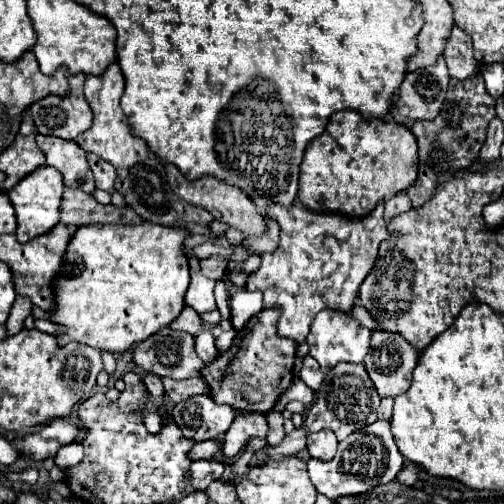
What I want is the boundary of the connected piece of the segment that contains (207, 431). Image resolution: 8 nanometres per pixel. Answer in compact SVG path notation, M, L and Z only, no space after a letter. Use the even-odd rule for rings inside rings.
M190 396L172 408L172 418L186 438L200 442L224 438L234 420L234 410L224 404L214 404L210 396Z

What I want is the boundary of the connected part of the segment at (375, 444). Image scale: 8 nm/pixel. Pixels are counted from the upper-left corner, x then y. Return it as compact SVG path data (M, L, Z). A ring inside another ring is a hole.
M376 420L374 424L358 430L358 434L352 434L344 442L338 444L338 452L332 460L308 460L308 474L316 490L330 500L336 500L338 496L346 494L362 494L370 488L376 488L378 484L392 482L396 474L402 470L404 456L398 452L398 446L394 444L394 436L390 432L388 420Z

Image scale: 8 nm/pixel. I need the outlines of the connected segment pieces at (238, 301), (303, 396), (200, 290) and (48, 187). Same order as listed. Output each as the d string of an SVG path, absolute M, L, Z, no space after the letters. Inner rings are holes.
M238 290L232 300L232 326L236 330L242 330L246 322L262 310L262 292L250 292L250 290Z
M294 378L292 380L292 384L290 384L290 388L278 398L278 402L276 402L276 410L280 410L280 412L284 412L284 408L286 408L286 404L288 402L294 402L294 400L298 400L298 402L302 402L302 404L312 404L312 400L314 400L314 392L300 380L300 378Z
M190 256L190 276L192 276L192 280L190 280L190 286L186 292L186 304L192 306L198 314L216 310L216 302L214 302L214 294L212 294L214 282L200 274L200 264L198 264L196 256Z
M40 166L34 172L30 172L20 184L16 184L10 192L8 198L14 204L16 210L16 218L18 218L18 230L16 230L16 238L20 242L28 242L44 232L50 232L58 222L58 208L60 208L60 198L62 198L62 174L56 168L50 166Z

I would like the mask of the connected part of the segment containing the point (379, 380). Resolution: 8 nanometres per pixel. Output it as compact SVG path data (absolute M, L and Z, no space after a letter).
M374 330L364 366L380 396L398 396L410 388L420 352L396 332Z

